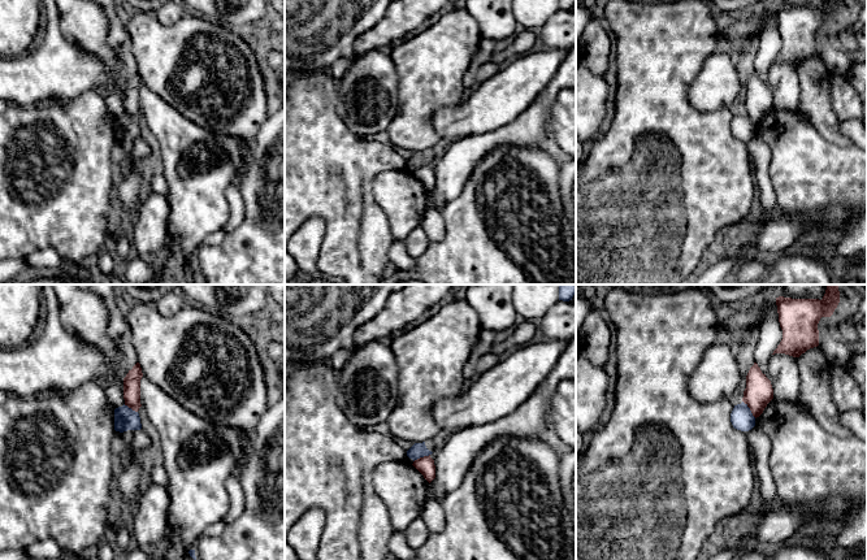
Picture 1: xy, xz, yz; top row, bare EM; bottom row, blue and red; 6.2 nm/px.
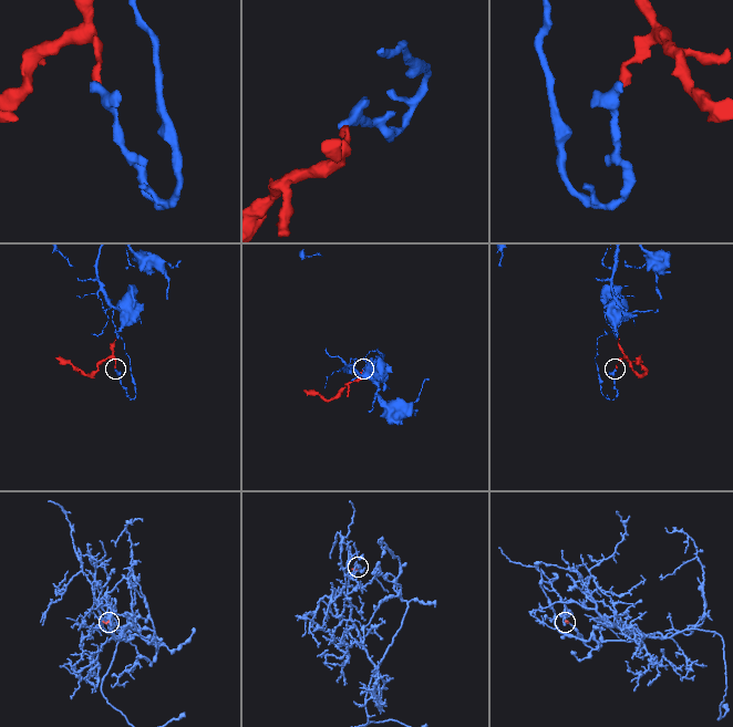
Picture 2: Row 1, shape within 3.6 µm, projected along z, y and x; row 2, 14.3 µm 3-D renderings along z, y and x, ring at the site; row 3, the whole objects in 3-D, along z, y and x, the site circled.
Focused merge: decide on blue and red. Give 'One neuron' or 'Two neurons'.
Two neurons

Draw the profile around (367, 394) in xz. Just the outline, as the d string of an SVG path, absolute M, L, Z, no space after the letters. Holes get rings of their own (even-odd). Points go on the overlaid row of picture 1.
M370 340L351 352L347 364L338 372L335 401L355 426L369 427L387 421L398 401L398 366L389 343Z

